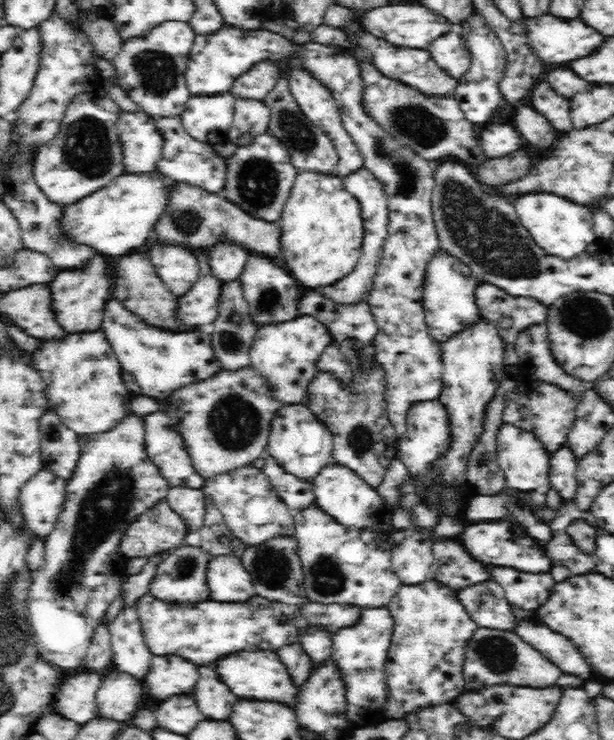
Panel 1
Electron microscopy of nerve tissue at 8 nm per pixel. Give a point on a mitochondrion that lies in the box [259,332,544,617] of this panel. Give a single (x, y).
(363, 440)

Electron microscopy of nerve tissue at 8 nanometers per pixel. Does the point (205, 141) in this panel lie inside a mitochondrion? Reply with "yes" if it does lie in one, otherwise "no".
no

